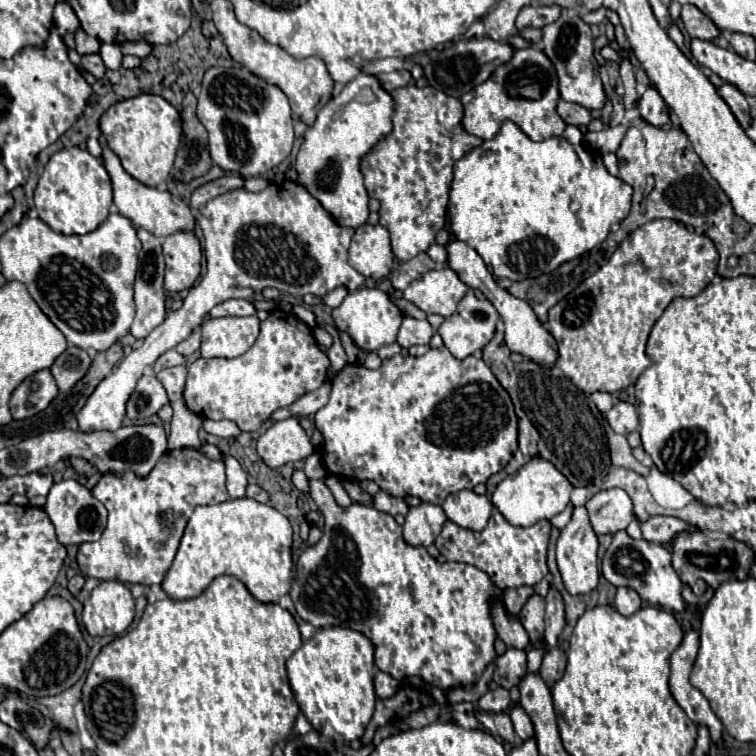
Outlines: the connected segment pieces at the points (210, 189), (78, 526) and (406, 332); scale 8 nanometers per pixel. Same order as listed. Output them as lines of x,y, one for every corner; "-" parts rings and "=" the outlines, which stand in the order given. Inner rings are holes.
224,175
224,177
216,179
216,181
210,181
210,183
202,185
202,187
198,187
198,189
192,193
190,207
192,207
192,209
200,209
200,207
204,207
210,199
214,199
214,197
218,197
218,195
230,191
230,189
240,189
242,183
244,183
244,179
242,179
242,177
236,177
236,175
=
74,479
52,485
52,489
46,497
44,511
48,513
52,525
56,527
56,537
62,545
80,545
86,541
98,541
104,531
104,525
106,525
106,507
96,497
92,497
90,489
86,489
84,485
80,485
-
66,495
72,495
76,499
76,503
72,507
66,505
66,501
64,501
=
404,317
402,327
398,331
398,343
404,349
408,349
412,345
428,345
434,333
436,333
434,327
426,319
418,321
414,317

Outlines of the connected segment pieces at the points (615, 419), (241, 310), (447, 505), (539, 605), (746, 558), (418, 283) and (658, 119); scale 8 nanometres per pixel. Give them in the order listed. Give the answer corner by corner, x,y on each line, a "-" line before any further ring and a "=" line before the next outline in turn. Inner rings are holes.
620,401
616,403
610,411
608,411
608,423
610,427
616,431
616,433
622,433
622,435
628,435
630,431
634,431
638,427
638,413
636,413
636,407
626,403
626,401
=
228,299
210,311
210,317
226,317
226,315
256,315
256,309
250,301
=
464,489
460,493
448,495
442,509
446,511
448,519
454,521
456,525
464,529
480,531
486,527
494,507
486,495
478,495
470,489
=
534,593
524,603
518,619
520,619
520,623
524,625
524,629
530,635
530,645
528,645
528,649
530,649
532,643
536,643
538,639
544,637
544,599
=
682,531
676,535
672,543
672,567
686,585
694,585
698,579
704,579
710,587
718,587
724,581
744,581
748,579
750,565
754,563
752,549
748,549
744,543
726,537
726,539
708,539
700,533
688,533
=
454,269
428,271
404,289
404,299
420,307
424,313
448,317
456,311
458,301
468,293
468,285
460,281
=
650,87
638,101
638,111
646,123
656,127
664,127
670,121
670,113
666,113
666,103
654,87

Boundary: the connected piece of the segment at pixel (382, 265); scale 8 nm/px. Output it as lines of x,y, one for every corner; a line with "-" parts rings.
360,225
348,249
348,263
364,277
386,277
394,265
390,233
382,225

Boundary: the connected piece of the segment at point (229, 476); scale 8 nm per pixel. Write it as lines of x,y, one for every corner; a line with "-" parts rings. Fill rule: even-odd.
230,455
224,457
224,463
226,463
226,489
228,489
230,497
244,497
246,485
248,485
246,471

